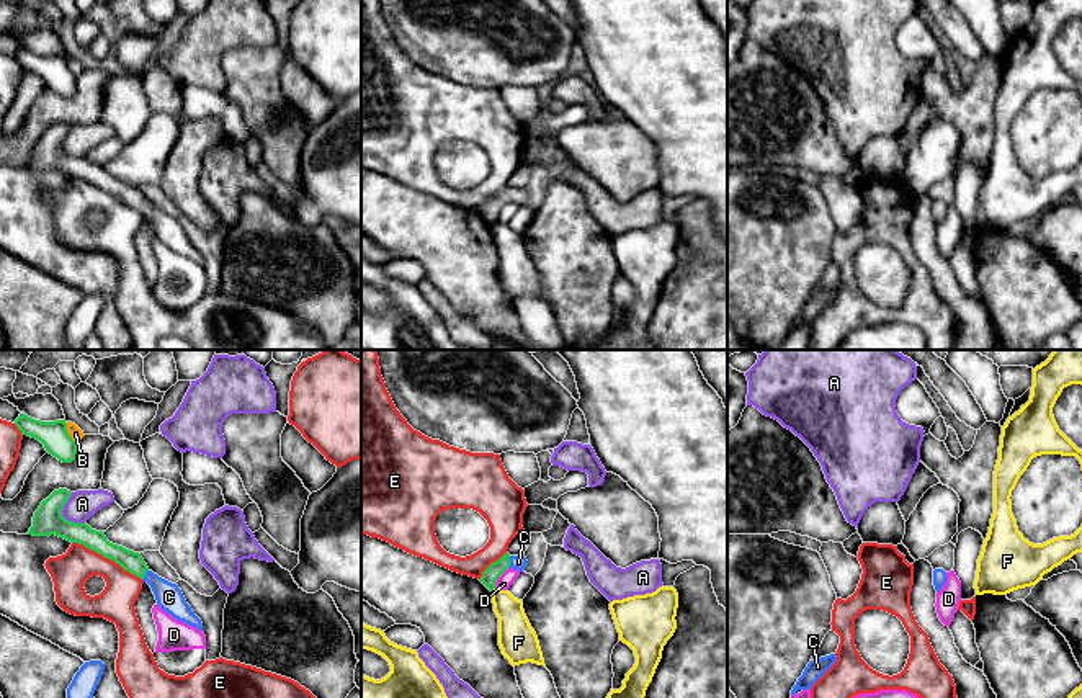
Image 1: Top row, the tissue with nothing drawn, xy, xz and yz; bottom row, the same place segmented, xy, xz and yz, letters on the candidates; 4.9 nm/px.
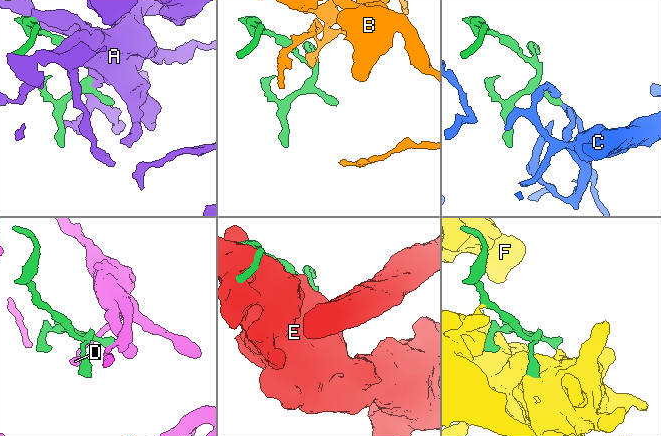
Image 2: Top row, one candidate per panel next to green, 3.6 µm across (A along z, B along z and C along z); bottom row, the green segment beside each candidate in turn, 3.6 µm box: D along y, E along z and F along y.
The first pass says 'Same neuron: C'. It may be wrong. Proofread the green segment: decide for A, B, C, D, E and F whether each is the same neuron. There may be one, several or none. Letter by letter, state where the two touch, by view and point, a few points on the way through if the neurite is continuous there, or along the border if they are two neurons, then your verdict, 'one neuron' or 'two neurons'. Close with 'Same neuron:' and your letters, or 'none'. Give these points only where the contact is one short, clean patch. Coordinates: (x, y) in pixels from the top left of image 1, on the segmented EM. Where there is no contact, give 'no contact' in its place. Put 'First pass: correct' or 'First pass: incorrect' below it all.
A: contact xy (61, 515); two neurons
B: contact xy (67, 434); border xy (64, 422), (69, 437), (76, 443); two neurons
C: contact xz (509, 561); way xz (496, 569), (509, 561), (518, 563); one neuron
D: contact xz (499, 576); border xz (509, 566), (494, 587); two neurons
E: contact xy (107, 558); two neurons
F: contact xz (492, 589); two neurons
Same neuron: C
First pass: correct

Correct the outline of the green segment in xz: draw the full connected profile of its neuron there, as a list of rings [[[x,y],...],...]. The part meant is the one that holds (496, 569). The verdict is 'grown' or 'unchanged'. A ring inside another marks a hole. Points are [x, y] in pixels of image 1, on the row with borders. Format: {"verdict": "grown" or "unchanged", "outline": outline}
{"verdict": "grown", "outline": [[[503,554],[499,561],[492,562],[481,577],[481,582],[492,592],[495,588],[497,579],[508,569],[525,570],[528,561],[521,556]]]}

